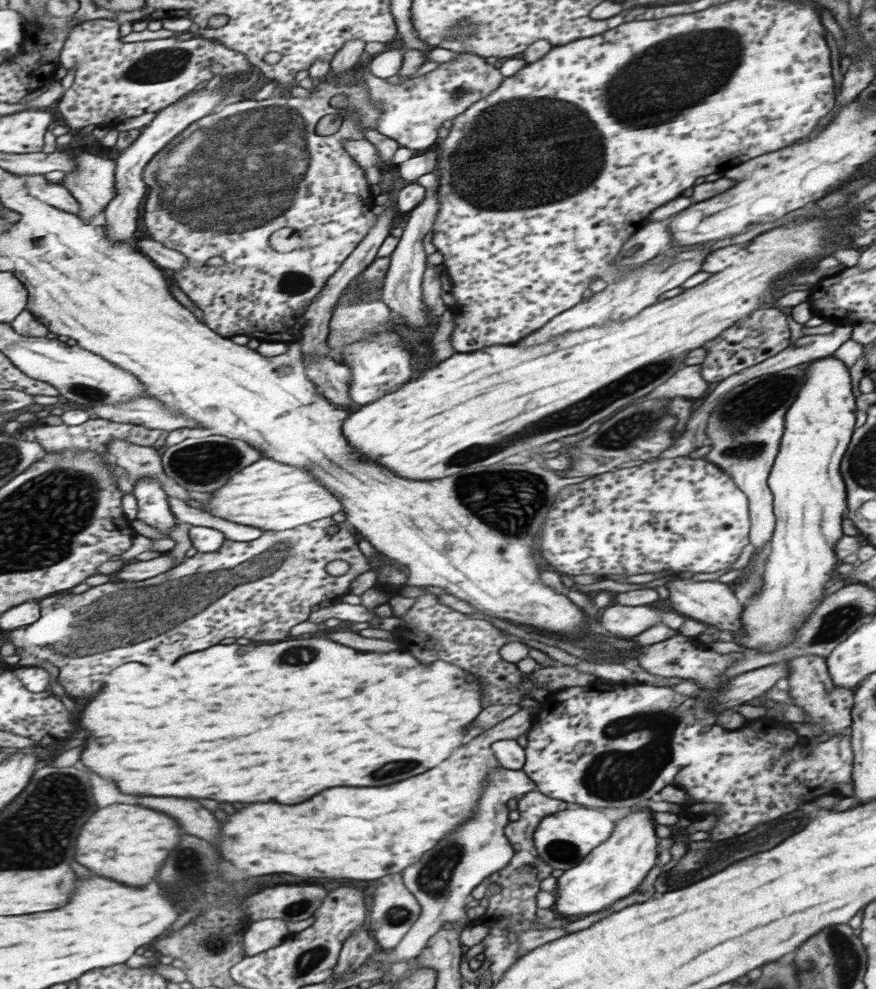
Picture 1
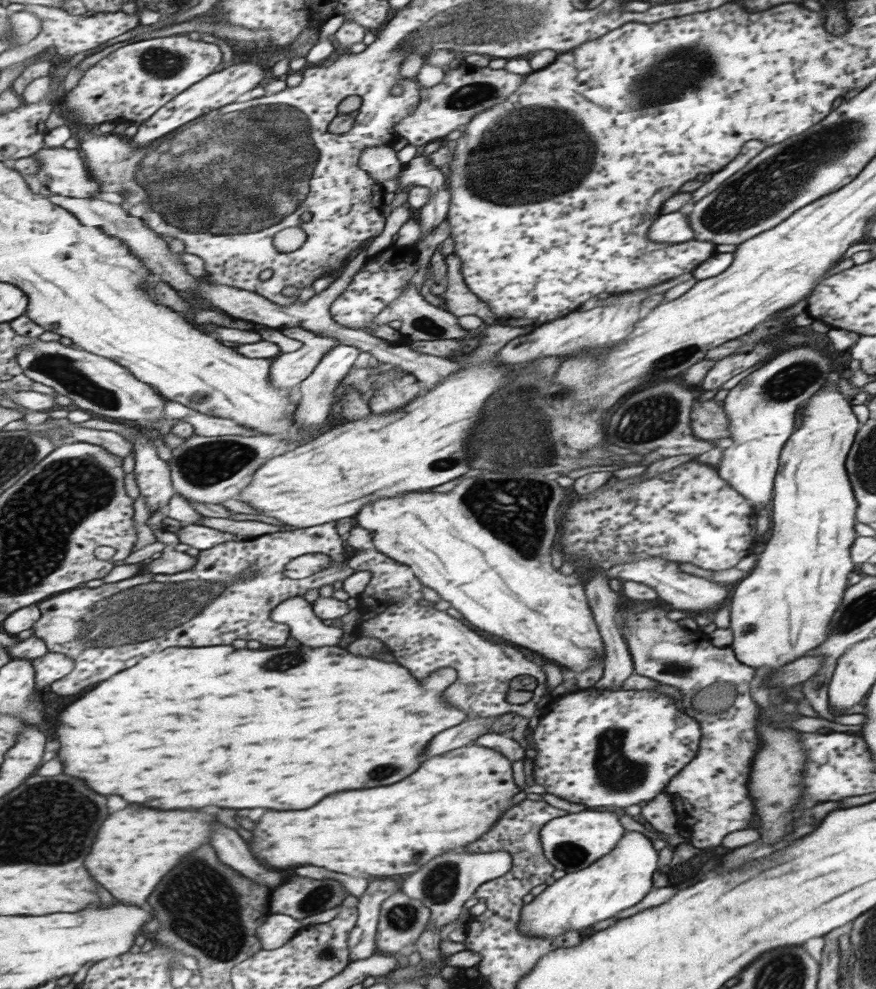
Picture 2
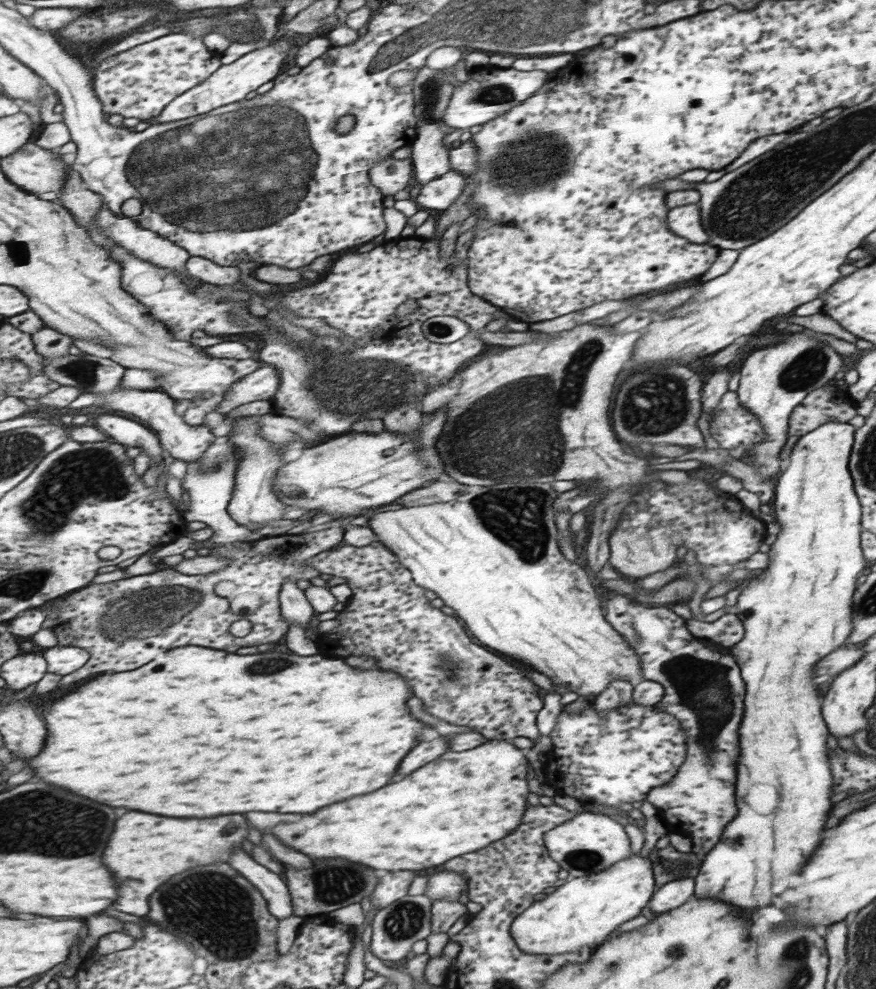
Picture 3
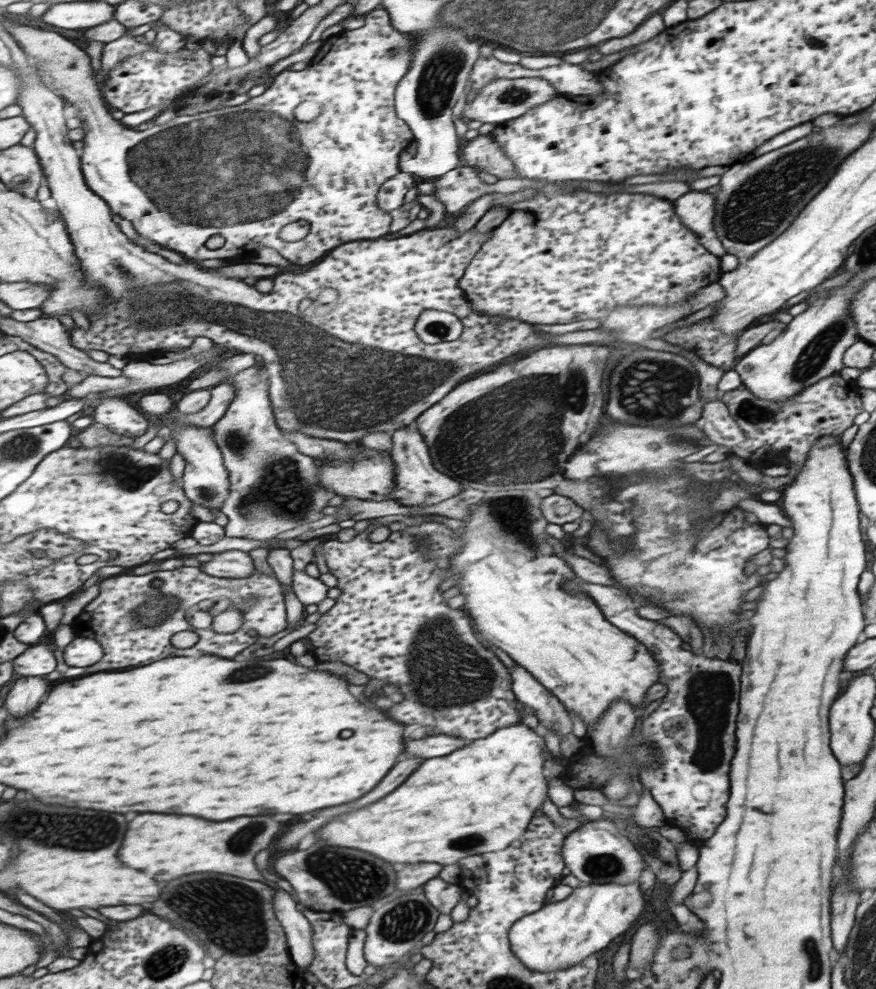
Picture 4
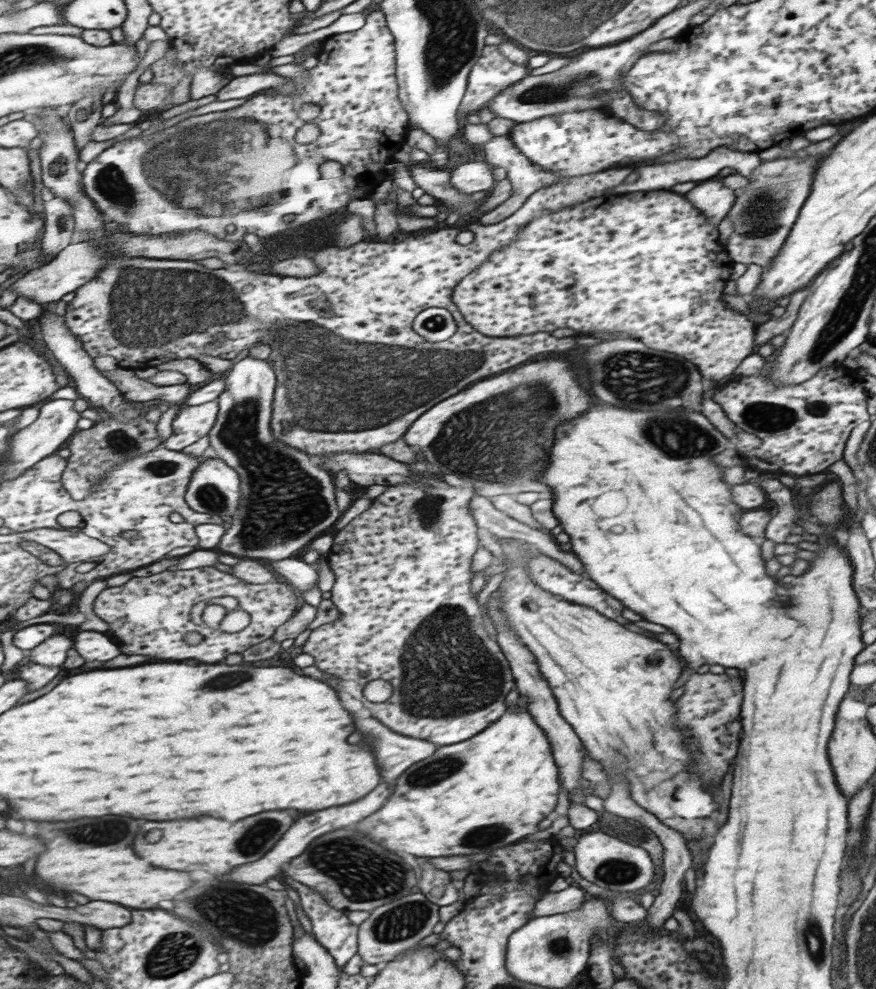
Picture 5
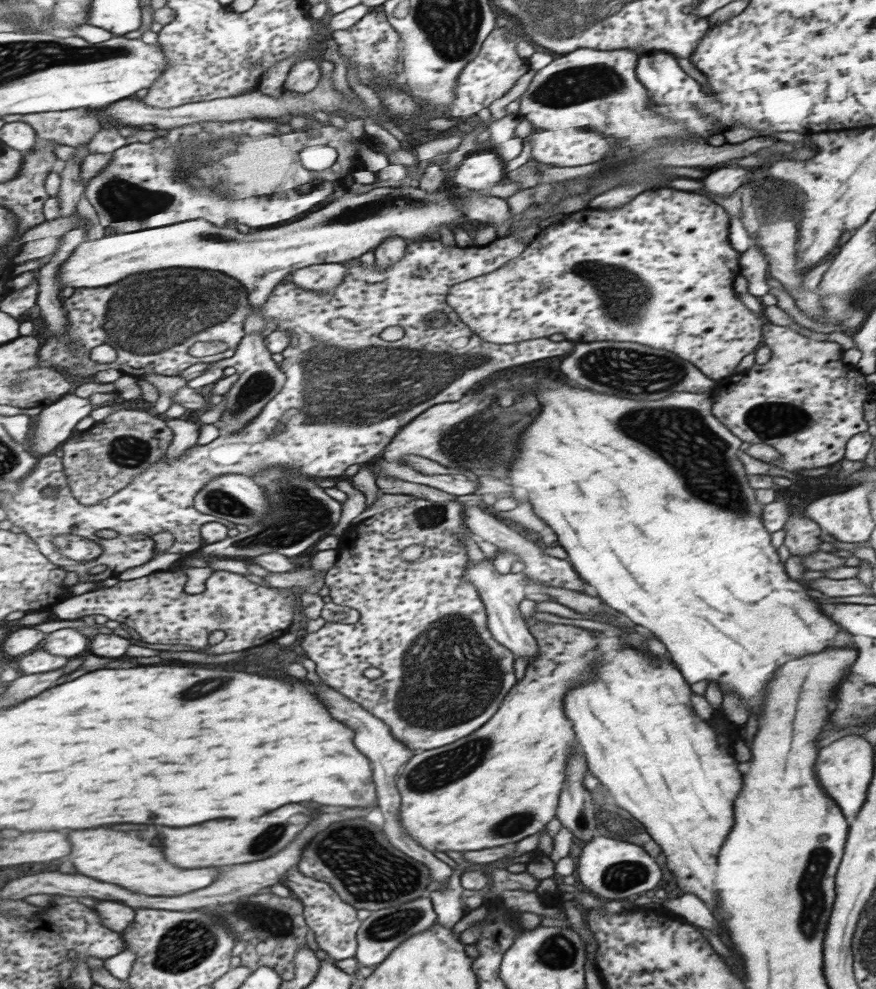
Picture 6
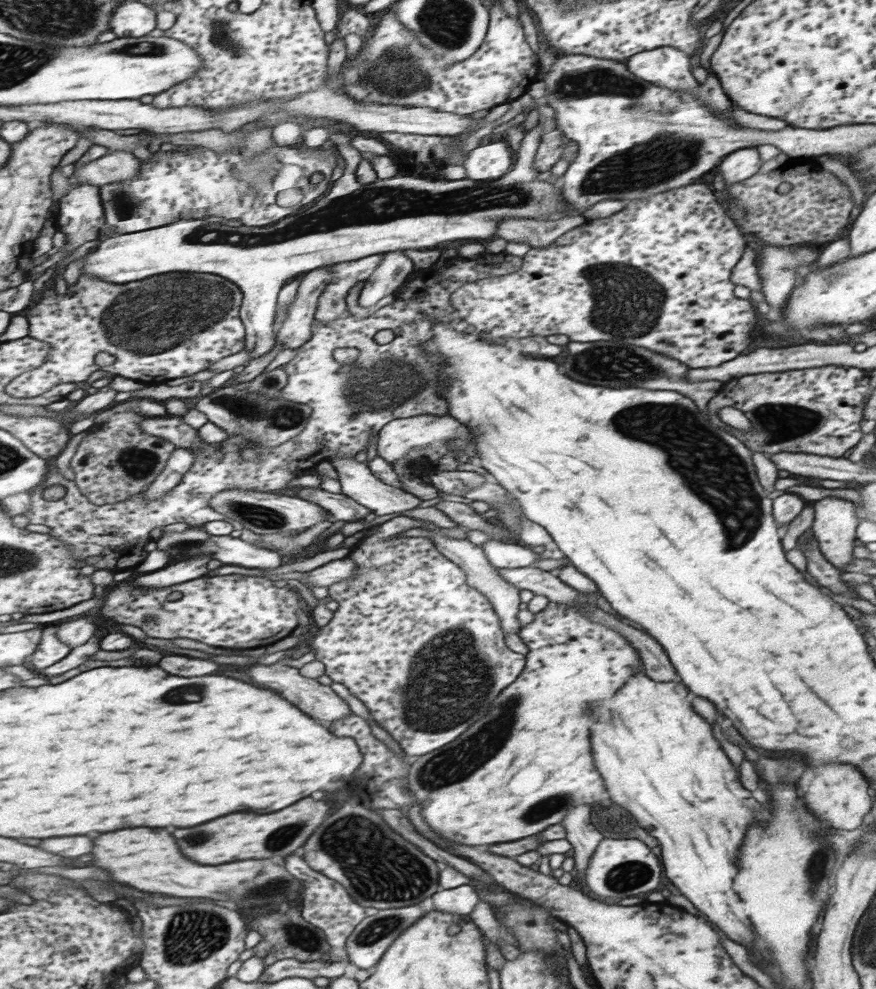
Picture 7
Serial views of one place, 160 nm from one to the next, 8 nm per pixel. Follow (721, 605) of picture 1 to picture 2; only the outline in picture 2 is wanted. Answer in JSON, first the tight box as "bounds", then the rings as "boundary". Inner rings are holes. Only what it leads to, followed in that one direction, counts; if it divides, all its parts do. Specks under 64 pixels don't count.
{"bounds":[605,558,727,610],"boundary":[[[647,558],[639,562],[629,562],[613,565],[613,568],[607,569],[605,575],[611,579],[616,578],[623,583],[631,581],[641,585],[651,587],[656,595],[671,605],[675,610],[713,610],[717,604],[721,604],[727,598],[727,590],[707,582],[707,578],[694,576],[677,570],[677,564],[663,560],[663,558]]]}

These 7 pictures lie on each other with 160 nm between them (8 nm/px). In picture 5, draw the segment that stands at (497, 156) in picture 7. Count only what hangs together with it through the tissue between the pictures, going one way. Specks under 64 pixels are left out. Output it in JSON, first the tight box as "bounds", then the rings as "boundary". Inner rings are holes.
{"bounds":[451,161,493,195],"boundary":[[[472,161],[458,166],[457,170],[453,170],[451,184],[455,184],[455,188],[468,195],[481,190],[489,192],[493,186],[493,176],[489,167],[485,161]]]}

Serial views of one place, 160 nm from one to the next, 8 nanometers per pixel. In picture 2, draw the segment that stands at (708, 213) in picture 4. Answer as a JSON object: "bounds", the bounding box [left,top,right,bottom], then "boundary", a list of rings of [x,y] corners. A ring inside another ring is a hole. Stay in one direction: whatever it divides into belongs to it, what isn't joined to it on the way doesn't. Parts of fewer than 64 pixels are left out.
{"bounds":[647,210,694,244],"boundary":[[[679,210],[662,214],[651,224],[651,229],[647,234],[648,239],[653,242],[671,244],[679,244],[694,238],[686,214]]]}

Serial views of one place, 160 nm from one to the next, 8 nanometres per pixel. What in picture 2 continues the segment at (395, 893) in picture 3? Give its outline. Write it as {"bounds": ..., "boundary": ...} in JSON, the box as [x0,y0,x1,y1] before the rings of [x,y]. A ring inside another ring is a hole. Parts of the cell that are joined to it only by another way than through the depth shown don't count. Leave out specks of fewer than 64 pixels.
{"bounds":[349,877,402,961],"boundary":[[[393,877],[377,878],[371,882],[357,908],[360,917],[352,936],[349,937],[352,961],[369,958],[378,952],[376,936],[383,903],[402,891],[402,884]]]}

